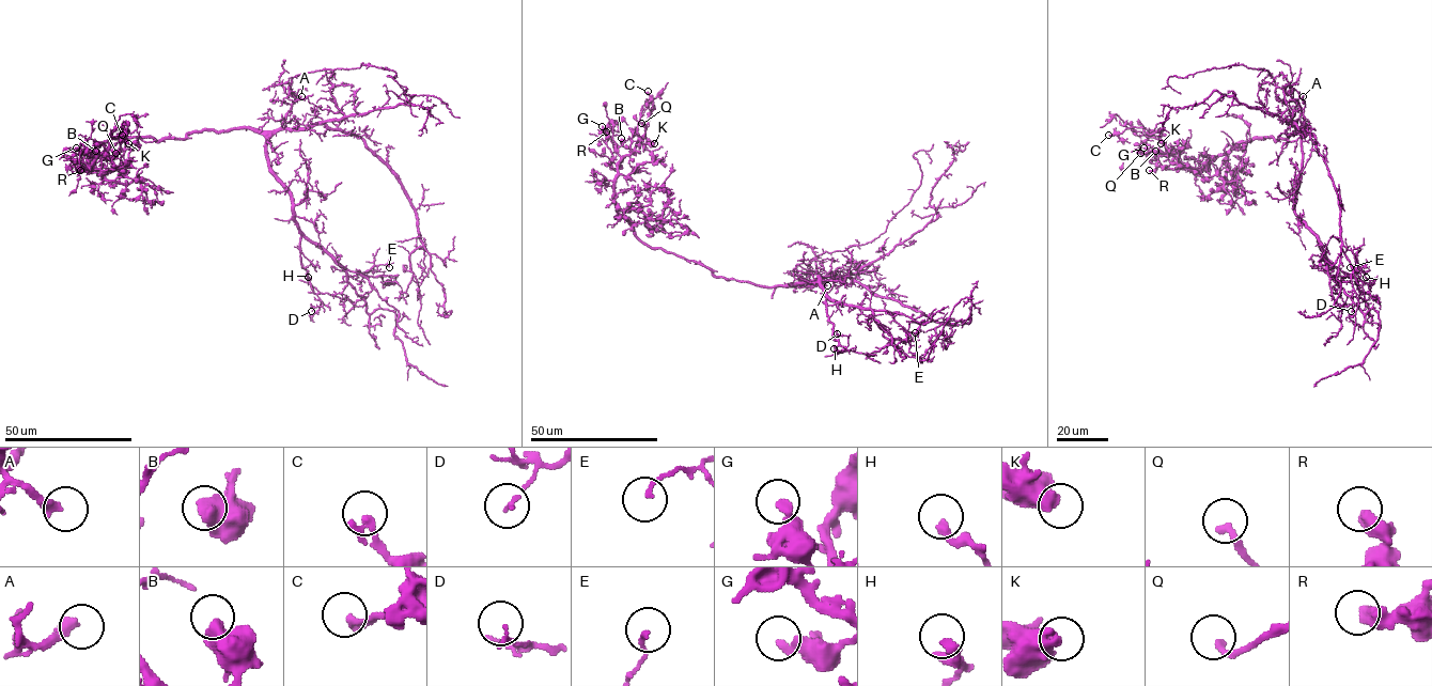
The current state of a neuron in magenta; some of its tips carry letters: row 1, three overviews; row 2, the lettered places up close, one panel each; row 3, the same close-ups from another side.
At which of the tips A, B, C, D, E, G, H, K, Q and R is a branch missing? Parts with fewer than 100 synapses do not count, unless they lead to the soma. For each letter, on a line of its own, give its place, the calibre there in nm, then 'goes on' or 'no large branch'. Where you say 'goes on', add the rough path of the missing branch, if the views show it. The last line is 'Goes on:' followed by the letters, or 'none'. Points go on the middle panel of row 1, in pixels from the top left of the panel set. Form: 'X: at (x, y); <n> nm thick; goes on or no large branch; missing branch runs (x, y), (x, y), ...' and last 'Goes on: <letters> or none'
A: at (827, 285); 340 nm thick; no large branch
B: at (621, 138); 550 nm thick; no large branch
C: at (648, 91); 320 nm thick; no large branch
D: at (837, 333); 130 nm thick; no large branch
E: at (915, 332); 140 nm thick; no large branch
G: at (602, 126); 340 nm thick; no large branch
H: at (834, 348); 320 nm thick; no large branch
K: at (654, 143); 550 nm thick; no large branch
Q: at (641, 123); 260 nm thick; no large branch
R: at (606, 131); 480 nm thick; no large branch
Goes on: none

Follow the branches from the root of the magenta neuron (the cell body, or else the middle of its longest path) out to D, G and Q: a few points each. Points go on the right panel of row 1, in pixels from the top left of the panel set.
D: (1302, 141), (1302, 169), (1294, 213), (1316, 236), (1320, 250), (1332, 263), (1356, 280), (1364, 300), (1351, 311)
G: (1302, 141), (1304, 127), (1288, 138), (1241, 140), (1230, 151), (1196, 168), (1185, 168), (1170, 154), (1143, 147)
Q: (1302, 141), (1304, 127), (1288, 138), (1241, 140), (1196, 168), (1172, 154), (1140, 153)

